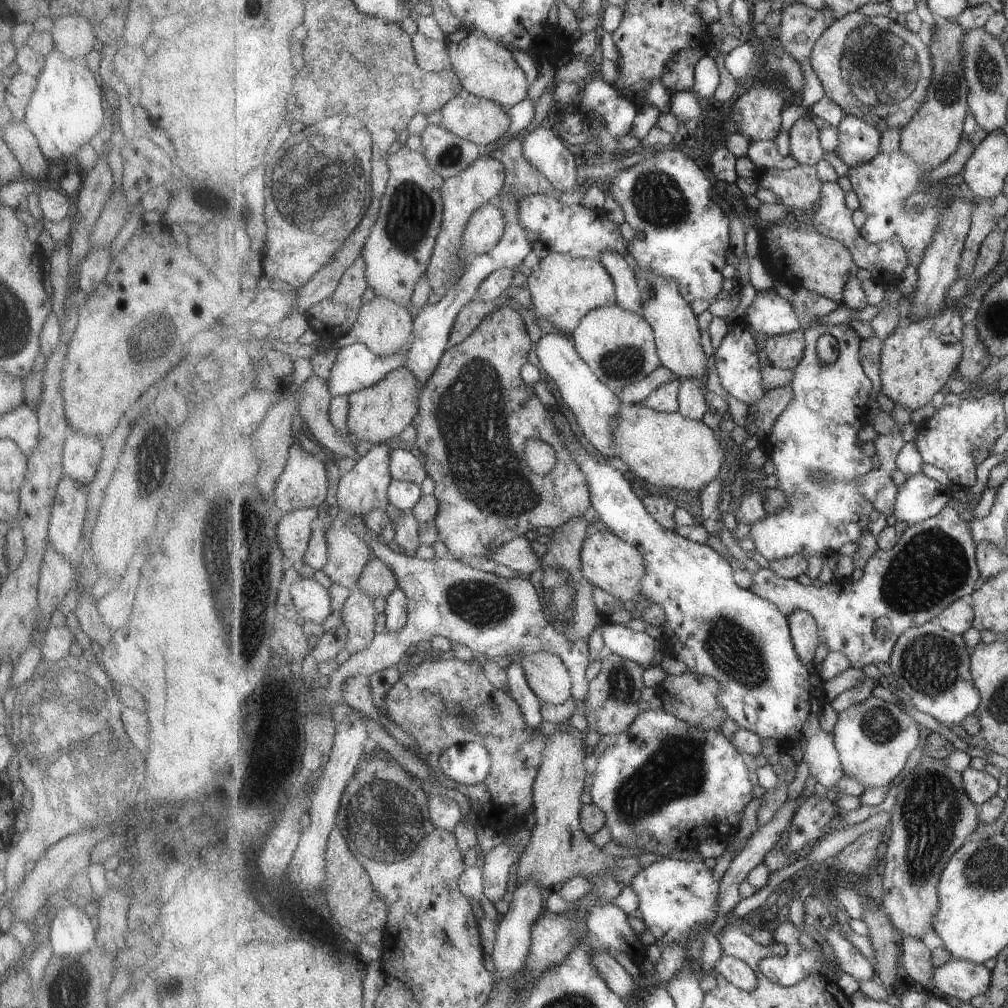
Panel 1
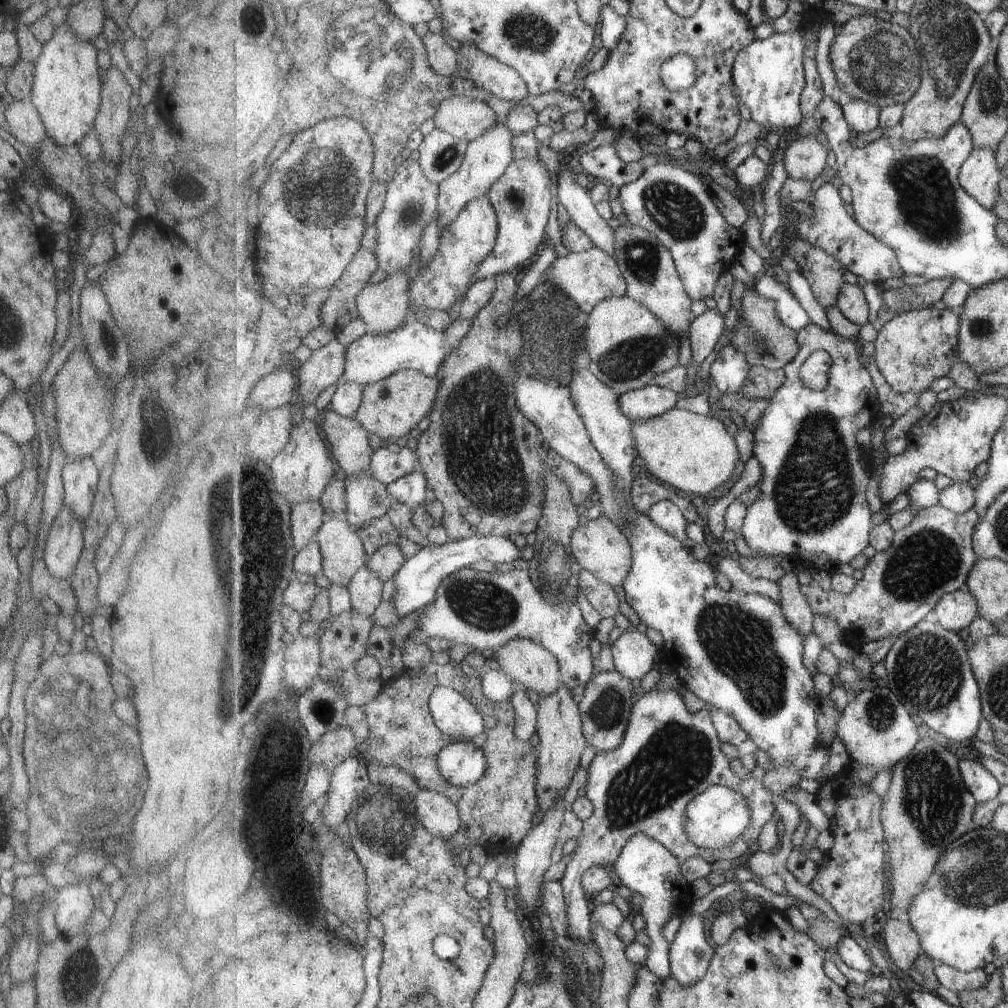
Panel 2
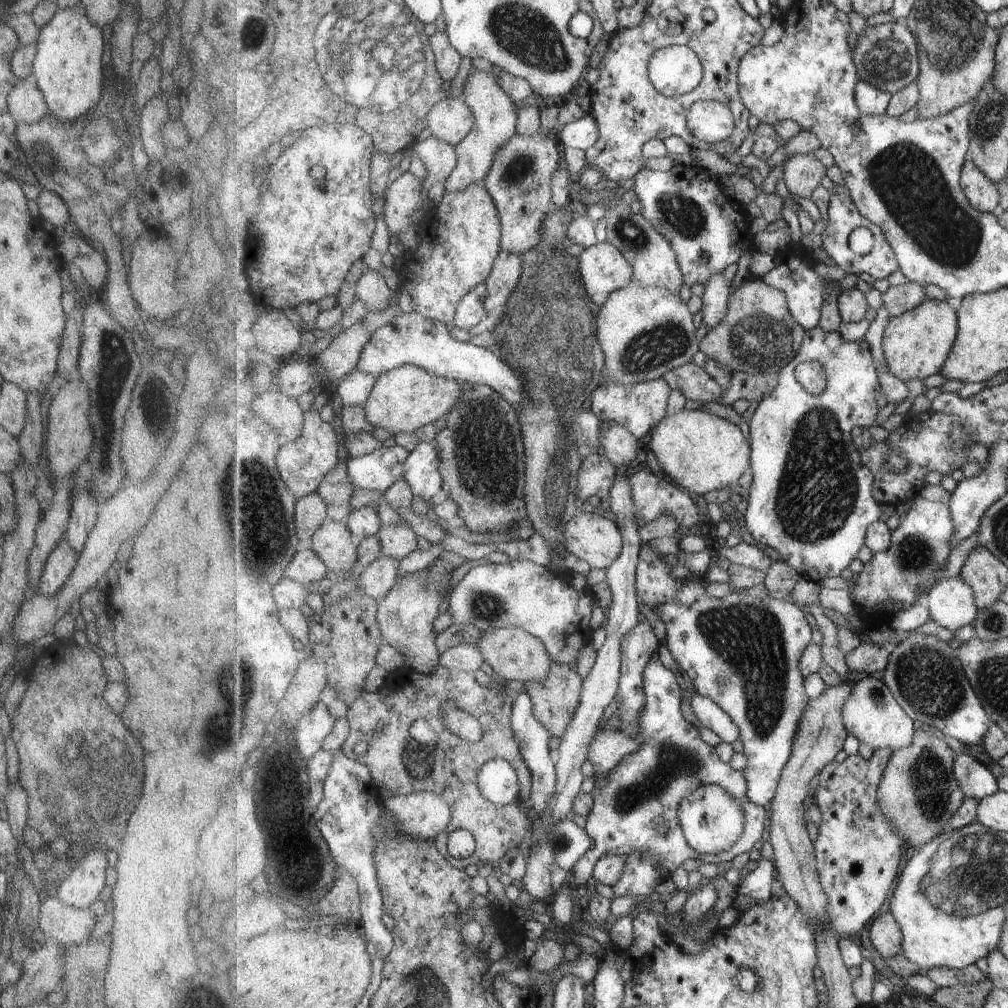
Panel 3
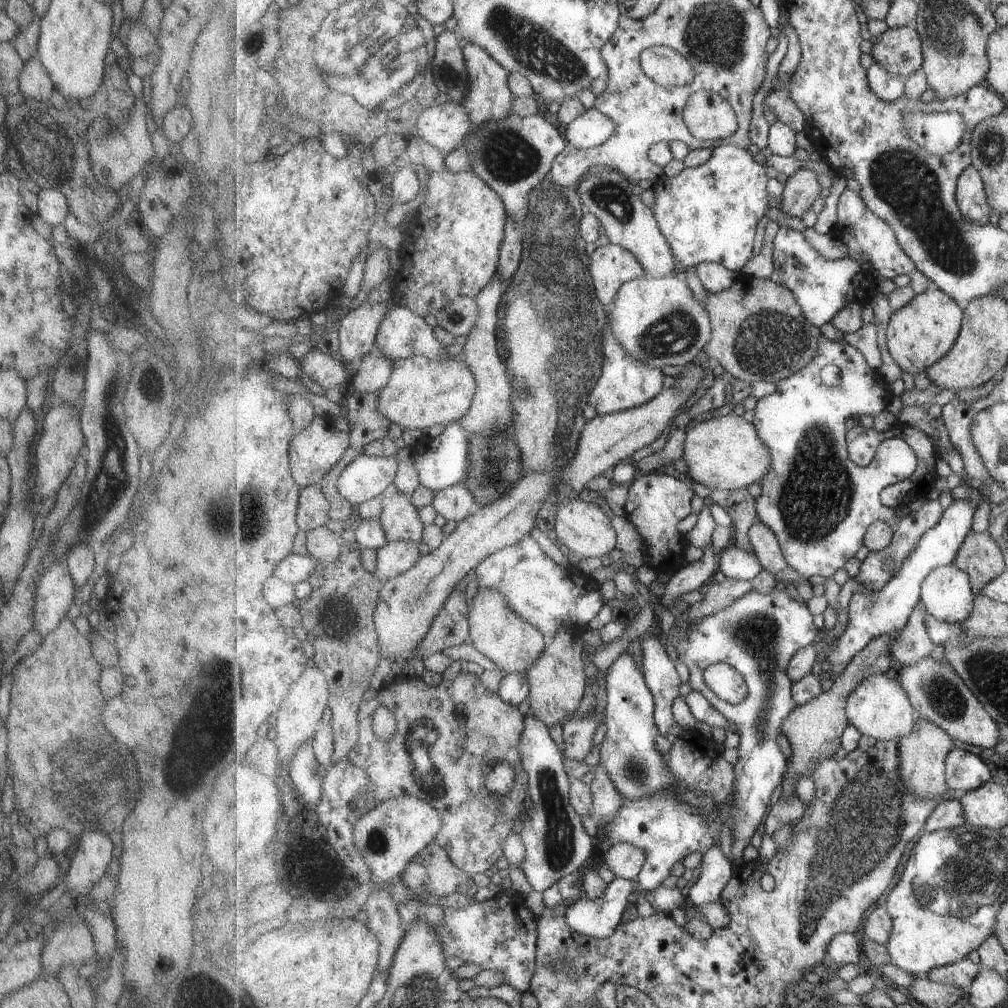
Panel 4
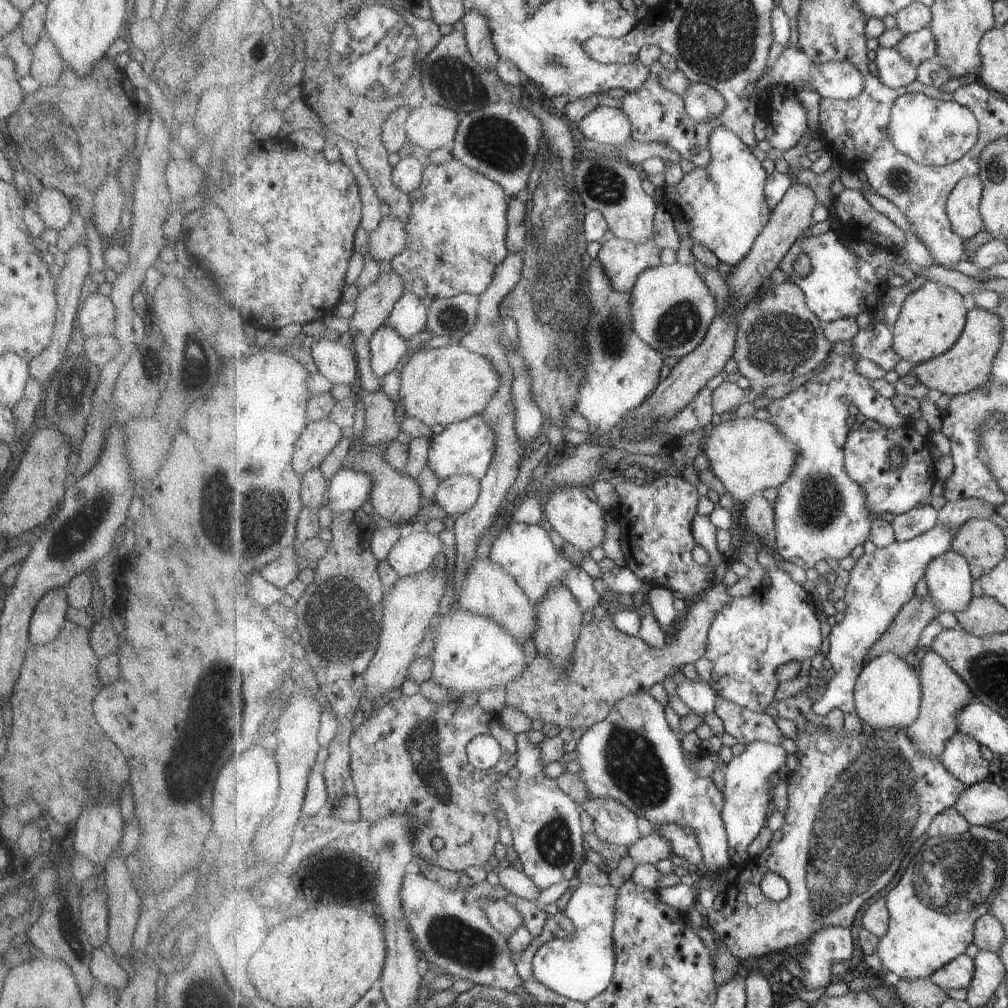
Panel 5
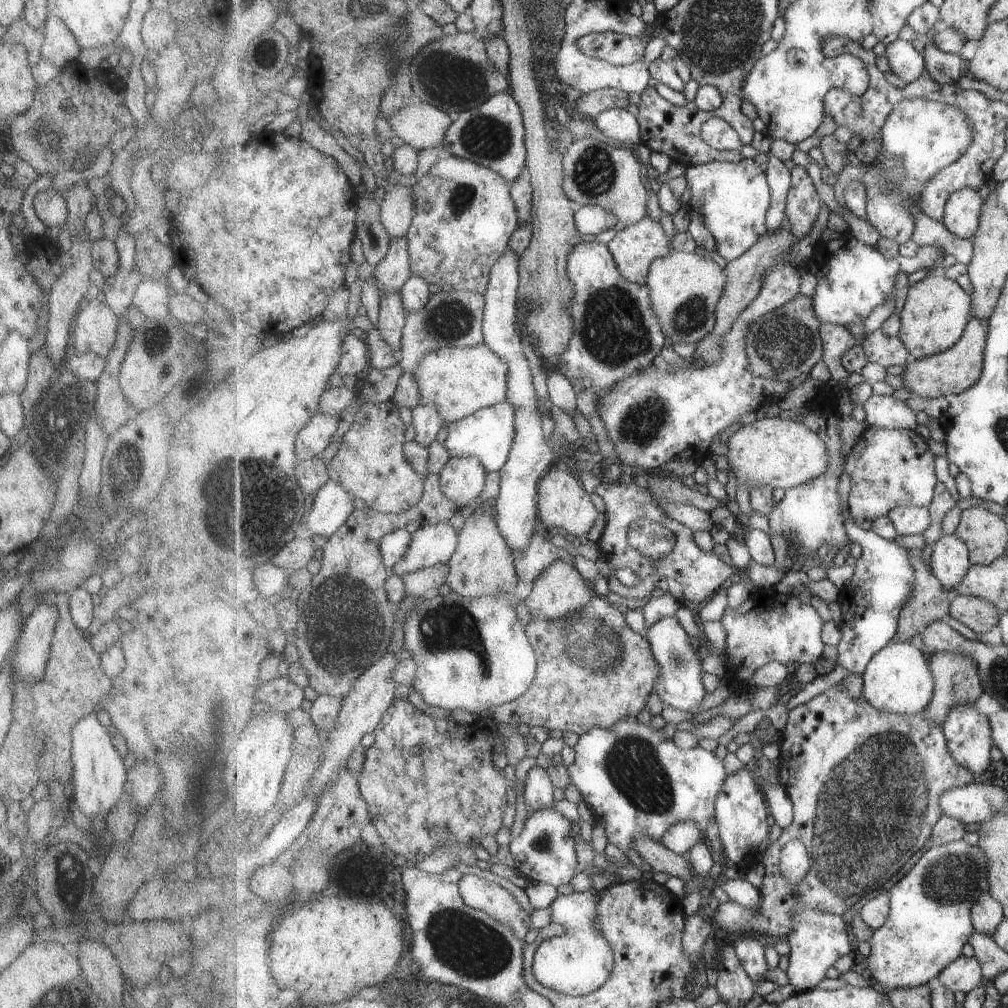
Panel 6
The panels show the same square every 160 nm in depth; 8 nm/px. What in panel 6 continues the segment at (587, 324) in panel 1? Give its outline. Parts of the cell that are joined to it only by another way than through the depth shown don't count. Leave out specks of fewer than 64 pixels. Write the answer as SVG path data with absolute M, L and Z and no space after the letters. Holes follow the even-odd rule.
M680 251L653 261L646 285L651 292L652 308L672 344L697 345L716 326L717 305L723 298L728 276L725 269L711 261L709 257L701 258L695 253Z

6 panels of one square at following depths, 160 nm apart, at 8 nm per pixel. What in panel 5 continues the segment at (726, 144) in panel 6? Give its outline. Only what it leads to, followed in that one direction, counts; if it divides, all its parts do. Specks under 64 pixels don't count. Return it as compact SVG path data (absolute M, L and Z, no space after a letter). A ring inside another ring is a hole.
M725 127L716 128L709 138L709 164L686 173L678 185L665 185L663 188L665 196L661 204L671 213L682 246L689 248L691 252L699 245L707 247L721 262L731 267L737 266L752 251L757 237L772 216L772 208L765 192L768 183L767 172L751 149L737 133Z

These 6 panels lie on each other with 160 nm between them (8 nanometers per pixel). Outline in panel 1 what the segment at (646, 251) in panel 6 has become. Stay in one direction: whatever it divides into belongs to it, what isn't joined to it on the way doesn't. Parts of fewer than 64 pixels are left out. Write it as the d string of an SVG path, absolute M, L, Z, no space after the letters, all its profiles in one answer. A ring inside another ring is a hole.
M545 253L537 271L530 274L528 286L533 294L537 317L549 320L555 328L563 330L566 336L573 336L577 326L595 308L618 304L617 286L612 274L601 261L593 258Z

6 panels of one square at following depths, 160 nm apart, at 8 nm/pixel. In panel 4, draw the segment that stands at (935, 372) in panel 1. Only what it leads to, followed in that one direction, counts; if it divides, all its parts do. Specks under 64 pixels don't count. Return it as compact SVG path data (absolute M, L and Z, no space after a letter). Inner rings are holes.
M941 289L919 293L892 316L886 328L886 346L896 364L911 375L925 373L952 350L964 322L964 305Z

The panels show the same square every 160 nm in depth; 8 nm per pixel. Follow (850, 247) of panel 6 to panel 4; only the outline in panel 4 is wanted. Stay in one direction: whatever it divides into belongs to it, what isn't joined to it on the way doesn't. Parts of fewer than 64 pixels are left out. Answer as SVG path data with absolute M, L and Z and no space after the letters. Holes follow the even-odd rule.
M785 226L782 227L773 240L773 248L774 272L770 276L770 279L777 284L785 285L796 294L797 302L802 306L807 320L817 328L821 328L821 326L827 324L827 322L831 323L834 316L843 307L848 307L851 303L857 302L861 302L862 304L867 302L871 305L871 302L880 294L875 287L877 276L871 269L863 270L863 268L861 268L861 262L855 260L855 258L842 257L835 261L825 260L825 258L805 240L802 232L797 232Z

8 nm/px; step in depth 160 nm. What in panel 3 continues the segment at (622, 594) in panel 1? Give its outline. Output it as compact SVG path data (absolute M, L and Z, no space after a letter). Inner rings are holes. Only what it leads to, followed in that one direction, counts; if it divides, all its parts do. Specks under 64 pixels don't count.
M585 508L567 525L565 531L565 552L578 556L593 568L607 570L624 550L624 536L618 524L605 518L602 511Z

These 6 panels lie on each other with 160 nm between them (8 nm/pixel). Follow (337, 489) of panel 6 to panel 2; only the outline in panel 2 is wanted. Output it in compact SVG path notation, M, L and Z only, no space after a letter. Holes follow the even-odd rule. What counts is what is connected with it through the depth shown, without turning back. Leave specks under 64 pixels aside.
M379 447L372 455L369 470L377 480L389 486L411 474L418 465L417 452L407 447Z

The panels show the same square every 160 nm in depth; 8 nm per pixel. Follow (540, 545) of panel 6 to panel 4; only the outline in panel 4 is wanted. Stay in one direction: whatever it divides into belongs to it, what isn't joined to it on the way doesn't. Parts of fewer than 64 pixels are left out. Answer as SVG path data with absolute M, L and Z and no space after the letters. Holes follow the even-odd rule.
M530 535L486 558L475 572L478 577L477 592L479 589L498 590L513 612L543 632L549 643L555 640L563 626L572 629L575 636L583 638L591 620L606 603L601 596L600 584L593 577L575 566L566 569L557 566Z

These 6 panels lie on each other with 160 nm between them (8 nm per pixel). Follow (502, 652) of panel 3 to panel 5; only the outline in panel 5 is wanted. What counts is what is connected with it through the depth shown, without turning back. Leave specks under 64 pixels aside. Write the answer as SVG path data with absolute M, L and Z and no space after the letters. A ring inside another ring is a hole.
M490 556L484 560L483 558L475 560L459 592L459 606L469 612L492 617L516 637L521 645L531 638L534 640L538 625L538 606L526 595L522 586L509 572L492 563Z

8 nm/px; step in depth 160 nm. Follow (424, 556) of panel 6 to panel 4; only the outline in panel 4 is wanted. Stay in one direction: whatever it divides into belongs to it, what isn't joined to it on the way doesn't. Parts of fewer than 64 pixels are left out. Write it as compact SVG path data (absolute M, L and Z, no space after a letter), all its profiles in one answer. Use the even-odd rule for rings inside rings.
M389 542L378 551L378 563L375 576L384 583L406 573L422 557L419 546L412 542Z

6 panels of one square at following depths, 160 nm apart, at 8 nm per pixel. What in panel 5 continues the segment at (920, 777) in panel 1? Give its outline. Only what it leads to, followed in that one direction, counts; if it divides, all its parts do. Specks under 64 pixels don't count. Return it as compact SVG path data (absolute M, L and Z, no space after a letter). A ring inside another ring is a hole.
M932 648L926 652L920 664L919 675L923 682L924 698L919 718L908 726L906 731L921 753L936 757L937 761L941 761L947 743L959 730L956 714L967 703L974 702L975 698L972 688L965 682L965 679Z

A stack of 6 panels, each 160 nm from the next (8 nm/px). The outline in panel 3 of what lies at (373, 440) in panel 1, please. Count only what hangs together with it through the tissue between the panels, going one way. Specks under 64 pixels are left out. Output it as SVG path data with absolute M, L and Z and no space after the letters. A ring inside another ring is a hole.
M403 365L383 373L377 379L363 407L371 424L394 435L397 432L415 432L417 428L423 428L425 424L447 416L463 394L464 386L461 382L438 377L415 365Z

